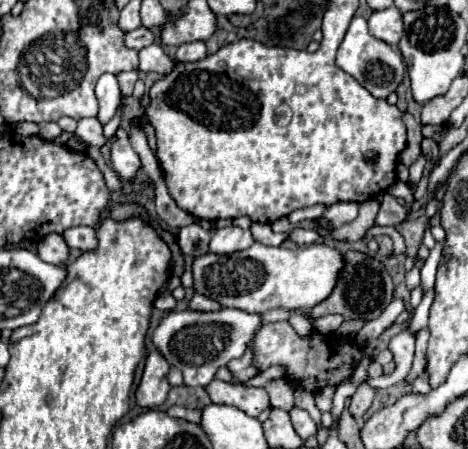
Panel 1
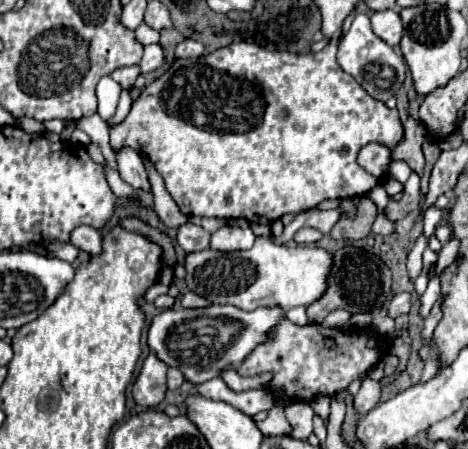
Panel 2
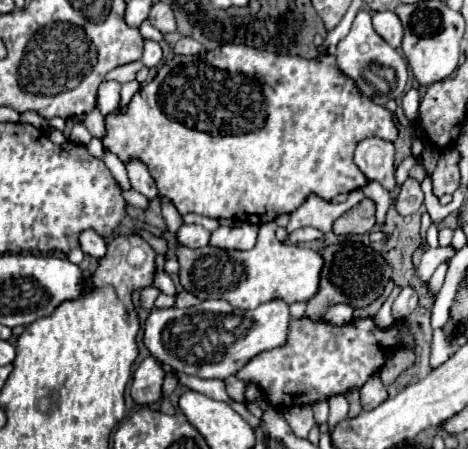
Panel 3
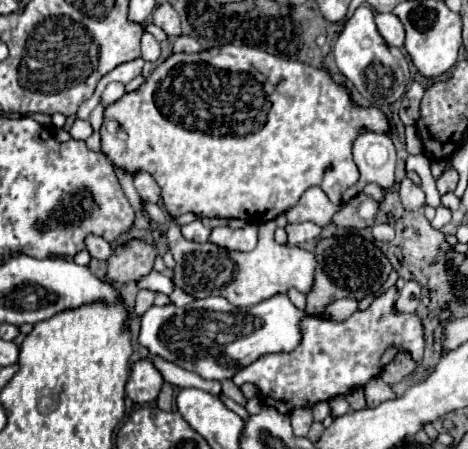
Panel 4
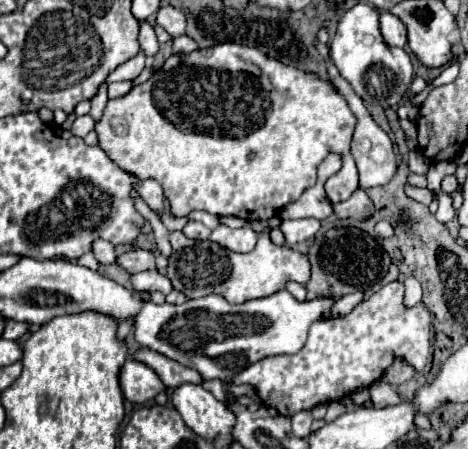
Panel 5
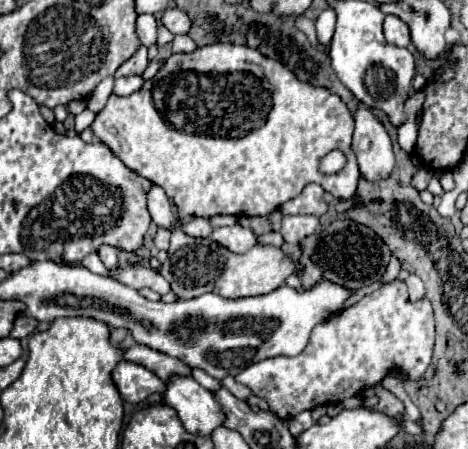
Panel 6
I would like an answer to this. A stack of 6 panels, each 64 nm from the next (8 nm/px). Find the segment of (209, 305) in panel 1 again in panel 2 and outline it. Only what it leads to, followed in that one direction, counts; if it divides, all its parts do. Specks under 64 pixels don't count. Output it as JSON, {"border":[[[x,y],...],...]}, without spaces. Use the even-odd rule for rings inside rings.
{"border":[[[186,292],[186,294],[182,296],[180,304],[182,304],[182,308],[200,308],[200,306],[208,306],[210,302],[208,302],[206,298],[194,294],[194,292]]]}

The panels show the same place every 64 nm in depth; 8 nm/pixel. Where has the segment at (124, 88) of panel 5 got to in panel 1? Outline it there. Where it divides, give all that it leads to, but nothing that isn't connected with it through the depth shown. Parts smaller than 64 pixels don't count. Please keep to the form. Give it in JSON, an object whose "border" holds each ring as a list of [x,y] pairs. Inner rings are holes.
{"border":[[[102,74],[102,76],[100,76],[100,80],[98,80],[98,84],[96,84],[96,98],[98,98],[98,102],[100,102],[98,120],[100,120],[102,124],[106,124],[106,122],[114,116],[114,112],[116,112],[120,100],[122,100],[122,96],[120,96],[120,86],[118,86],[118,80],[116,80],[114,74]]]}

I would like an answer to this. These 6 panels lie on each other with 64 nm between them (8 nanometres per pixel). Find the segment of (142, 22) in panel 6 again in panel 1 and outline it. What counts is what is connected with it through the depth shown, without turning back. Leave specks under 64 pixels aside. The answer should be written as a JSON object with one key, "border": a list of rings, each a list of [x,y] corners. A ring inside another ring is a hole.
{"border":[[[150,44],[140,50],[140,70],[142,72],[160,72],[168,74],[174,68],[174,62],[164,54],[158,44]]]}

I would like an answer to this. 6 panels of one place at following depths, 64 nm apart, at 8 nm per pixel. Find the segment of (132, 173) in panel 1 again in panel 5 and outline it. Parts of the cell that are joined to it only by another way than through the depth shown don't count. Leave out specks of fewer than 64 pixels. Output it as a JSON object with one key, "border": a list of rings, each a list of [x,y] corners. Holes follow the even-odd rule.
{"border":[[[142,180],[138,184],[138,194],[156,216],[162,216],[166,212],[166,198],[162,186],[156,180]]]}

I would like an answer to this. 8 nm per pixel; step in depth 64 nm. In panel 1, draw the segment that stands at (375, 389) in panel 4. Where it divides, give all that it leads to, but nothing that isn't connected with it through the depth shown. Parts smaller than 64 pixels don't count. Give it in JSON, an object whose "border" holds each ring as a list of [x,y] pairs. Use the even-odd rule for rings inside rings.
{"border":[[[362,382],[360,388],[356,390],[356,394],[352,396],[352,402],[350,402],[350,414],[352,414],[354,418],[362,418],[362,416],[366,414],[366,410],[372,406],[374,396],[376,396],[376,390],[374,390],[370,384]]]}

